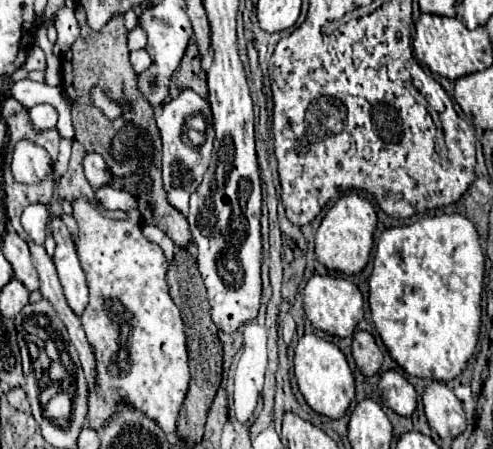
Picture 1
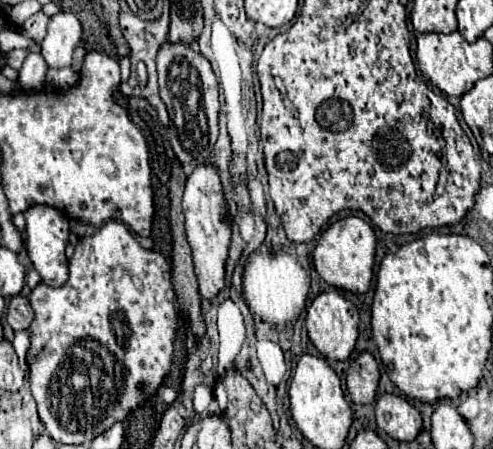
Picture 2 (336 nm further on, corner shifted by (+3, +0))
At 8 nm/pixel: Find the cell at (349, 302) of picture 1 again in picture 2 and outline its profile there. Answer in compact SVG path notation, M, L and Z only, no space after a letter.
M322 292L320 296L316 296L312 300L312 304L308 306L308 316L306 316L306 330L308 330L308 338L314 344L314 348L326 358L326 360L346 360L354 346L356 346L356 338L358 338L358 310L356 306L346 300L344 296L340 296L338 292Z

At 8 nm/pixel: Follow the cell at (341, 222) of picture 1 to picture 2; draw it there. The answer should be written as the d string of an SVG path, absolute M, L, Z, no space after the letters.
M348 216L334 222L318 240L314 250L314 268L324 282L334 288L354 294L366 294L372 284L372 268L376 256L376 236L368 222L358 216Z

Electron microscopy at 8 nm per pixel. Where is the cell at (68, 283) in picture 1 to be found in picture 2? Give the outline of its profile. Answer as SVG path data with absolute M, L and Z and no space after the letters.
M30 206L26 212L26 250L32 260L34 270L42 276L42 282L48 286L62 286L68 280L68 260L64 248L70 236L68 220L52 206Z

